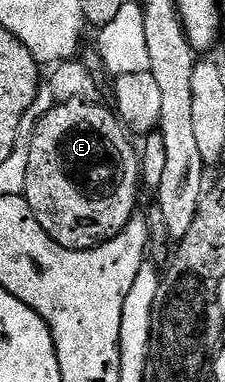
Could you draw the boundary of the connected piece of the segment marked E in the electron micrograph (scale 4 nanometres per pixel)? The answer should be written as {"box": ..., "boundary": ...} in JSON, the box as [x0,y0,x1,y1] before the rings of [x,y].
{"box":[24,100,140,250],"boundary":[[[72,100],[71,102],[59,102],[51,105],[50,110],[37,119],[34,126],[34,135],[28,138],[30,147],[28,148],[28,176],[26,177],[26,188],[24,197],[26,203],[32,208],[36,220],[48,232],[48,236],[56,244],[60,244],[69,250],[93,250],[95,246],[101,246],[104,242],[111,242],[117,234],[129,224],[131,218],[135,217],[138,206],[138,190],[140,191],[140,154],[129,142],[128,131],[122,125],[117,113],[106,106],[102,106],[101,101],[81,102]]]}

